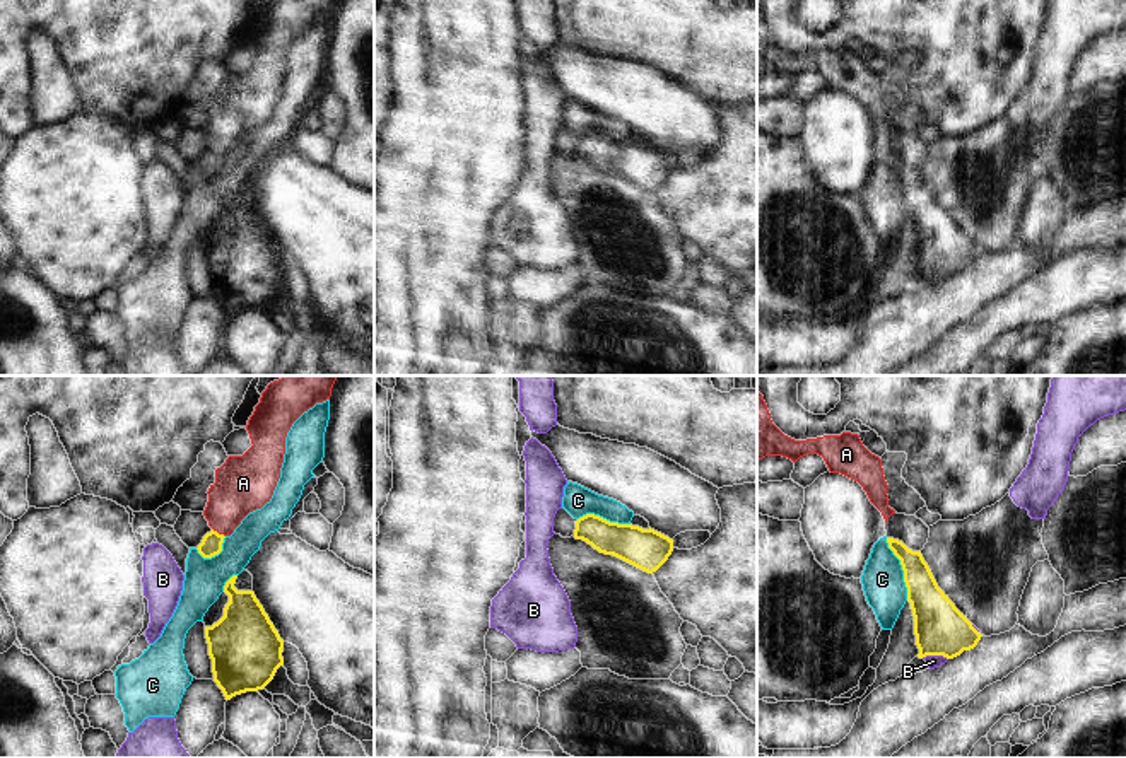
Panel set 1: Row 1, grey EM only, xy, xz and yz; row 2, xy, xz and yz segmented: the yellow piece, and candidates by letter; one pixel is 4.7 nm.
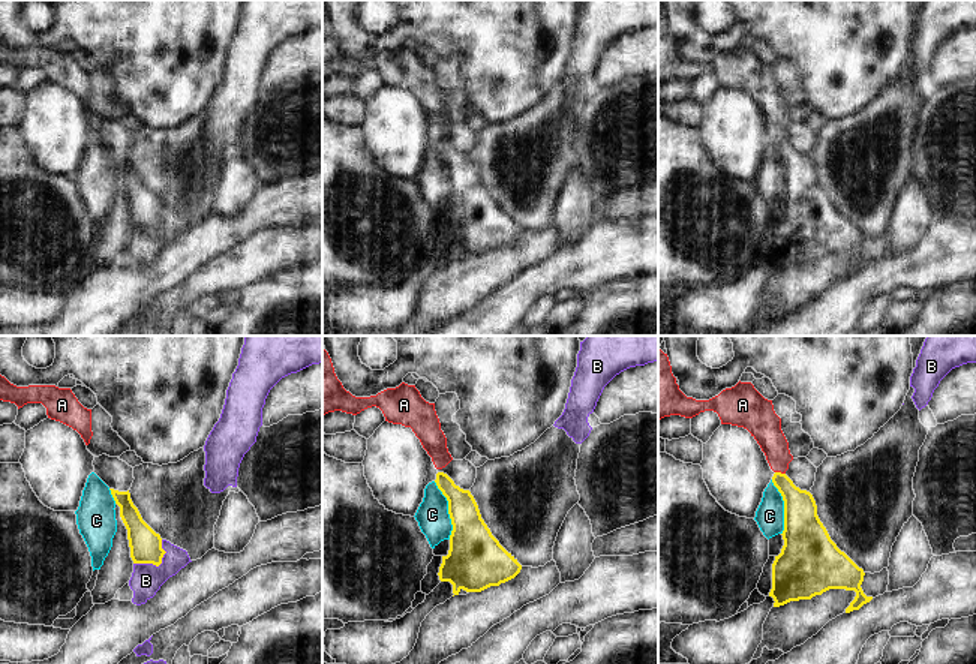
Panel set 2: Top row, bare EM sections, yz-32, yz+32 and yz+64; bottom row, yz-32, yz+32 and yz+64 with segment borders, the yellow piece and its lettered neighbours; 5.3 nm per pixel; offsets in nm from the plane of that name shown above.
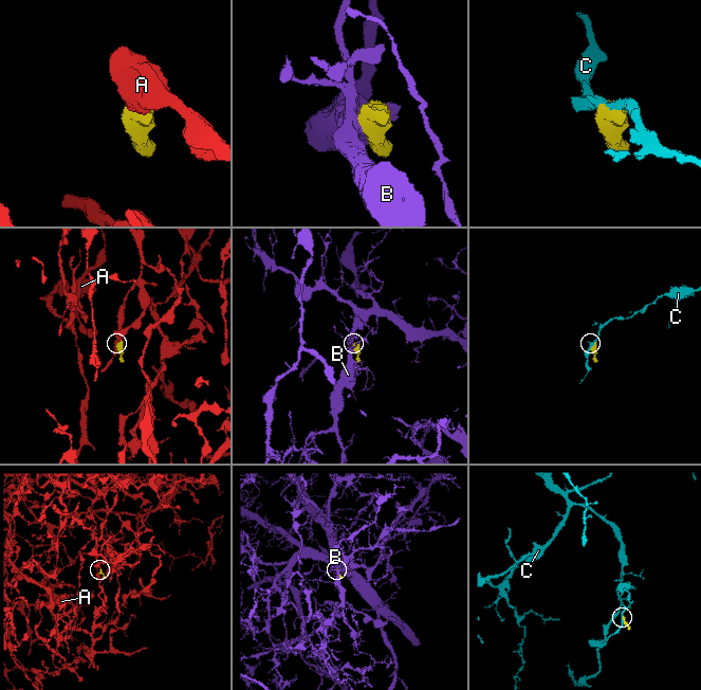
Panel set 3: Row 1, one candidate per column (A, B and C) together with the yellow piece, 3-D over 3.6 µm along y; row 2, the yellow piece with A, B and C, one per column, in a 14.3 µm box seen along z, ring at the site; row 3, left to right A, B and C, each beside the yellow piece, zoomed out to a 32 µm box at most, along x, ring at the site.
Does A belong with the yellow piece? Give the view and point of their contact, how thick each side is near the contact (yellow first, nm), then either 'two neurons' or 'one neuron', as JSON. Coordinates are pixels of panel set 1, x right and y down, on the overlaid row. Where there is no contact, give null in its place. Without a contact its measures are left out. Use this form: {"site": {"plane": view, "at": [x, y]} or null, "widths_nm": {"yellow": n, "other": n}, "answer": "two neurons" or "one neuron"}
{"site": {"plane": "xy", "at": [217, 533]}, "widths_nm": {"yellow": 100, "other": 260}, "answer": "one neuron"}

